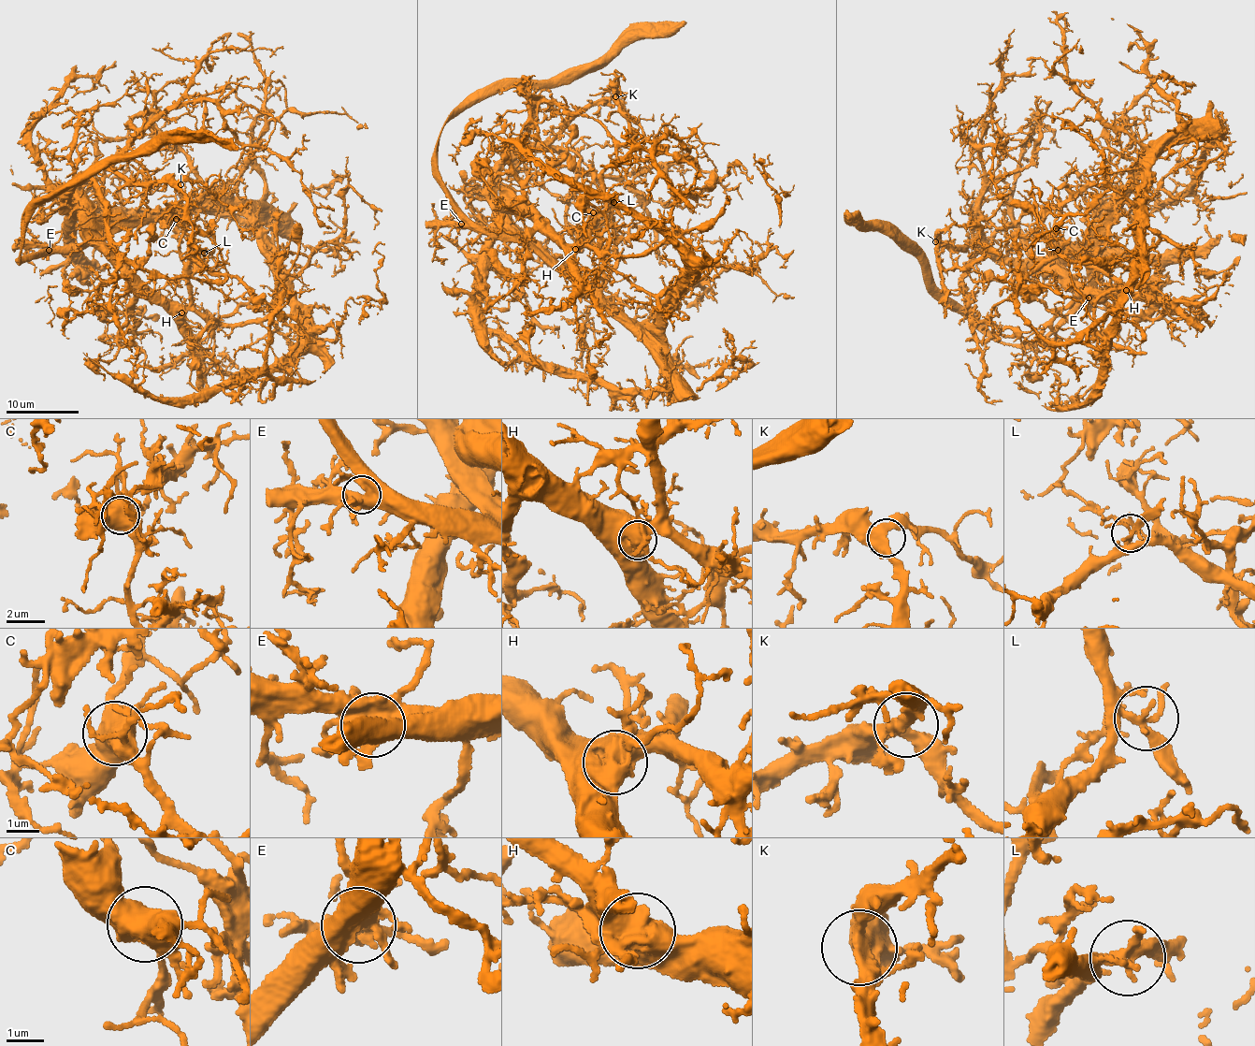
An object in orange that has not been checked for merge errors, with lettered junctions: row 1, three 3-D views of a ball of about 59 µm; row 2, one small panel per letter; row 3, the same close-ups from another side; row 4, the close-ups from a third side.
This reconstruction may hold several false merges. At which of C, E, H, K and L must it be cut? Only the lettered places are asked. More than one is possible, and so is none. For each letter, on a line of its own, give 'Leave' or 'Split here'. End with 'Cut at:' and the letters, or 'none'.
C: Split here
E: Leave
H: Split here
K: Leave
L: Leave
Cut at: C, H

